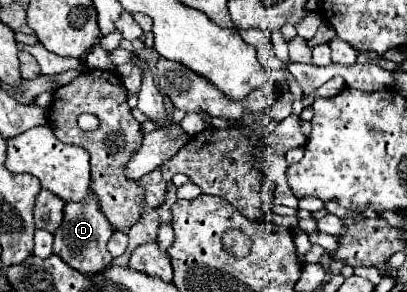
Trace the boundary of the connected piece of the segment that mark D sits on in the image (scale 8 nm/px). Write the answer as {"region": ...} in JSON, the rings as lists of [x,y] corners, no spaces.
{"region":[[[91,194],[83,202],[69,202],[69,204],[65,204],[63,224],[55,232],[55,240],[53,240],[53,254],[59,256],[65,264],[69,264],[71,268],[79,270],[85,276],[99,274],[113,260],[113,256],[107,252],[107,242],[109,242],[111,234],[113,234],[113,228],[105,220],[103,212],[99,210],[97,196]]]}

